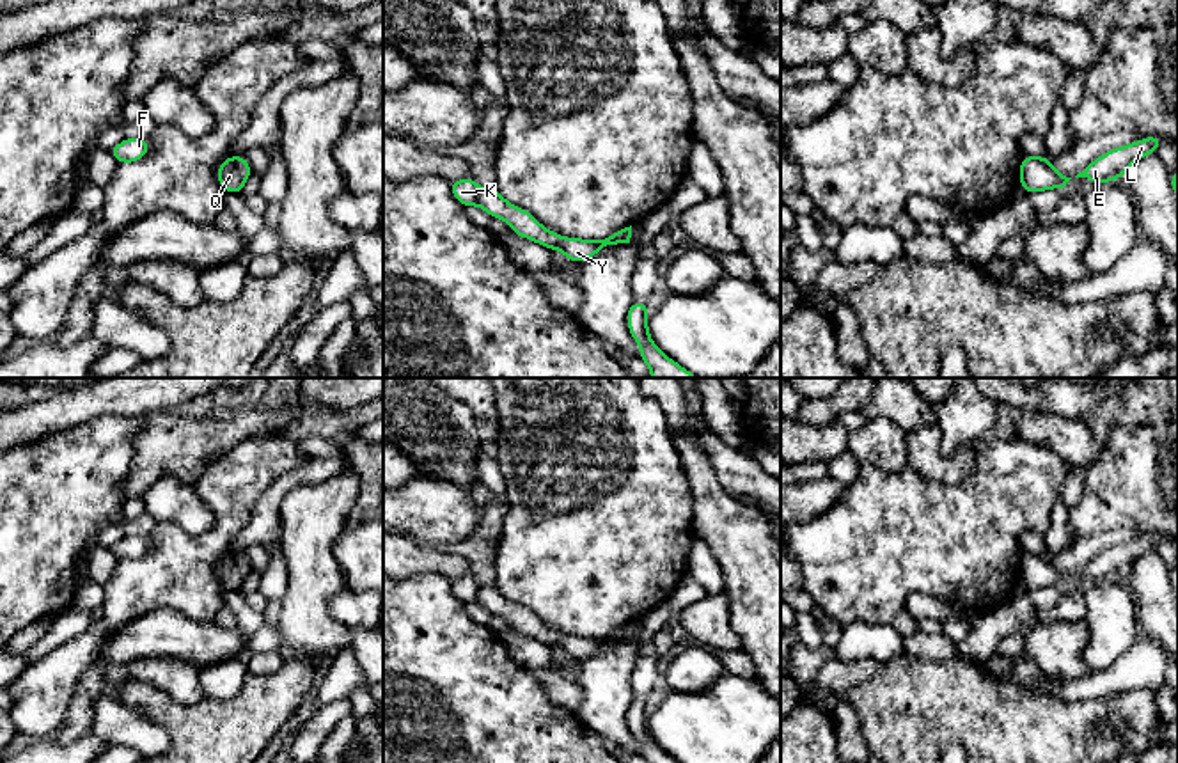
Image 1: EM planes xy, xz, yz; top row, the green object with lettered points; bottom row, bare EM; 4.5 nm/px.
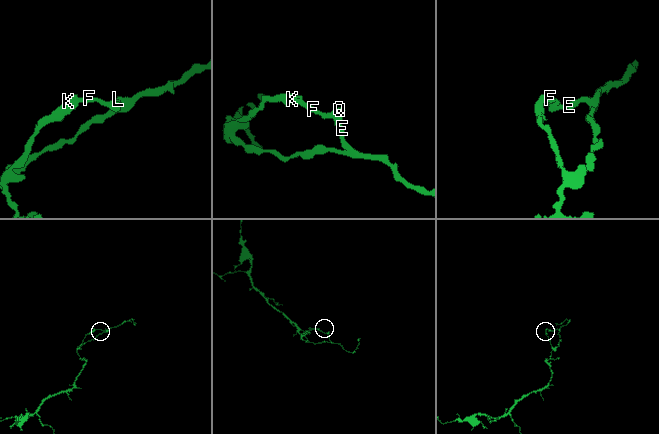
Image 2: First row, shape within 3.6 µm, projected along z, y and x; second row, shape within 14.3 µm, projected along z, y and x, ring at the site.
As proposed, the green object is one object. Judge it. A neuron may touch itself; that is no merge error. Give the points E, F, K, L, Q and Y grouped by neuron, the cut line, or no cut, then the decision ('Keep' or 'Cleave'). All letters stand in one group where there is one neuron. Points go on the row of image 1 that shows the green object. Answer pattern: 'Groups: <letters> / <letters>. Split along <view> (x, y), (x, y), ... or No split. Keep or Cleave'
Groups: E F K L Q Y. No split. Keep

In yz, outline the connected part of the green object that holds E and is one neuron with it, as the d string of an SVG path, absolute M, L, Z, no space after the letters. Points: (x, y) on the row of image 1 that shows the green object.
M1151 135L1148 138L1141 138L1135 144L1128 144L1123 147L1114 147L1091 161L1082 172L1075 177L1091 179L1096 185L1109 183L1119 179L1128 169L1144 154L1155 154L1162 138Z

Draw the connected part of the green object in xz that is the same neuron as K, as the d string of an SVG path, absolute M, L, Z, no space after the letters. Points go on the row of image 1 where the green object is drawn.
M472 177L451 181L452 197L467 206L481 206L491 218L502 218L511 231L543 247L562 252L571 263L591 259L607 245L630 243L632 225L603 240L562 238L543 227L529 211L509 204L495 186L479 188Z

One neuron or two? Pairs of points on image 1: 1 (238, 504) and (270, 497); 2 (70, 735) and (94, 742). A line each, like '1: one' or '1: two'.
1: two
2: two

